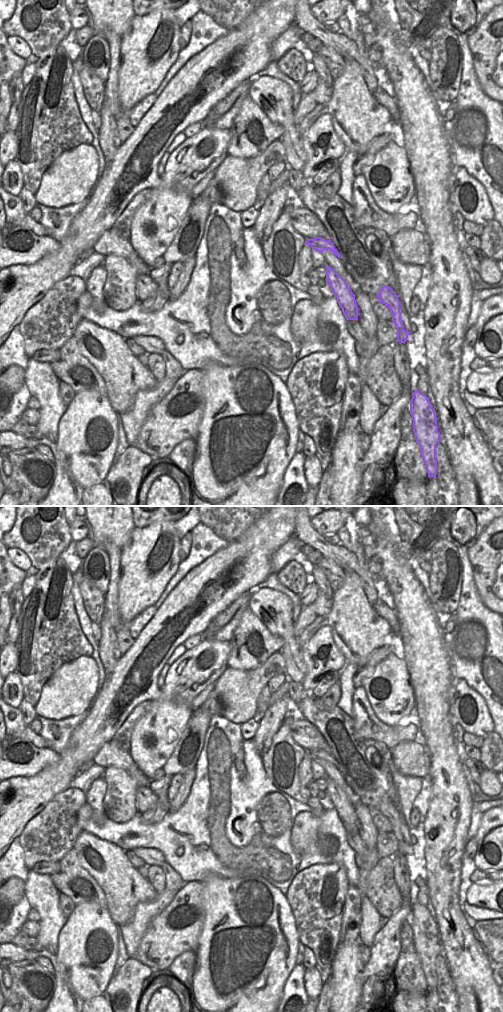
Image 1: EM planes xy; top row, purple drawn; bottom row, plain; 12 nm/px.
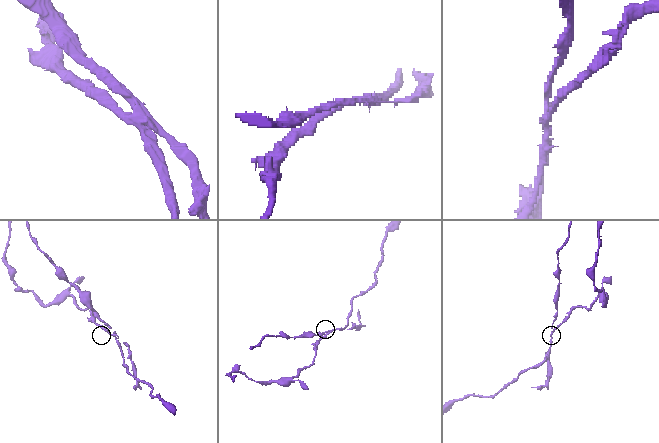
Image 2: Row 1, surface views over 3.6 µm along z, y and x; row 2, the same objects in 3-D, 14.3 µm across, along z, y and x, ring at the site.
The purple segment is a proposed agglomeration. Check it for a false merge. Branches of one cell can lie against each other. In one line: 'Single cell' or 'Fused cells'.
Fused cells.

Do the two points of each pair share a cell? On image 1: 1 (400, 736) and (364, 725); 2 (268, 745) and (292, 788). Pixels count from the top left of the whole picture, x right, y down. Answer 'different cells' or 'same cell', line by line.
1: same cell
2: same cell

